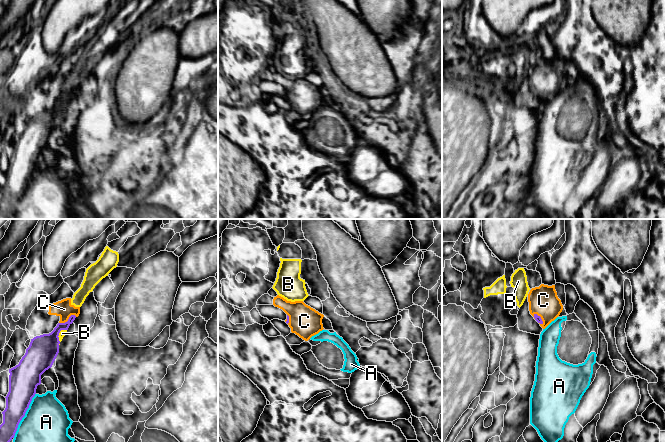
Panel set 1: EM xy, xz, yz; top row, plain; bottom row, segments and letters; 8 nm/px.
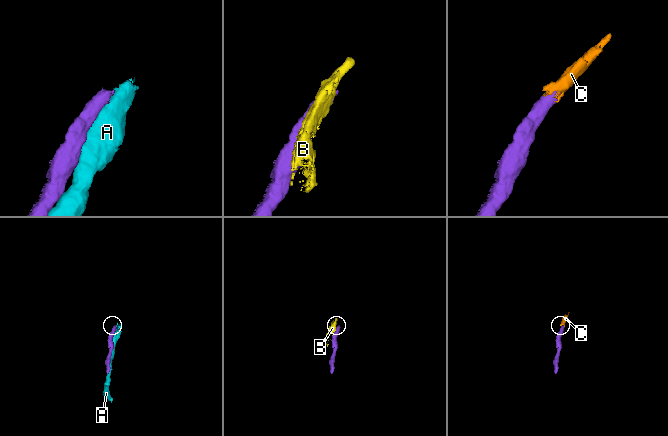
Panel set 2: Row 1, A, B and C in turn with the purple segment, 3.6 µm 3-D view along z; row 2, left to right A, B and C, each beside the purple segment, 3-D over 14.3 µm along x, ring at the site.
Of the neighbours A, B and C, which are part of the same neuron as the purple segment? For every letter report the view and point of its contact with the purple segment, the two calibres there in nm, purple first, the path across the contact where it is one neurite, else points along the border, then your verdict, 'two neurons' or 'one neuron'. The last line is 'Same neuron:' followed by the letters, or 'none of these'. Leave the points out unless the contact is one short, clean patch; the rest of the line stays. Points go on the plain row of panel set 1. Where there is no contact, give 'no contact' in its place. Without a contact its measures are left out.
A: xy (24, 191) | 220/440 nm | two neurons
B: xy (59, 108) | 240/50 nm | two neurons
C: xy (68, 95) | 160/140 nm | across xy (49, 119), (55, 108), (68, 95), (67, 88), (64, 85) | one neuron
Same neuron: C

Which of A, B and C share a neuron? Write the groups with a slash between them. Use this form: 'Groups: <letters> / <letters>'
Groups: A / B / C

